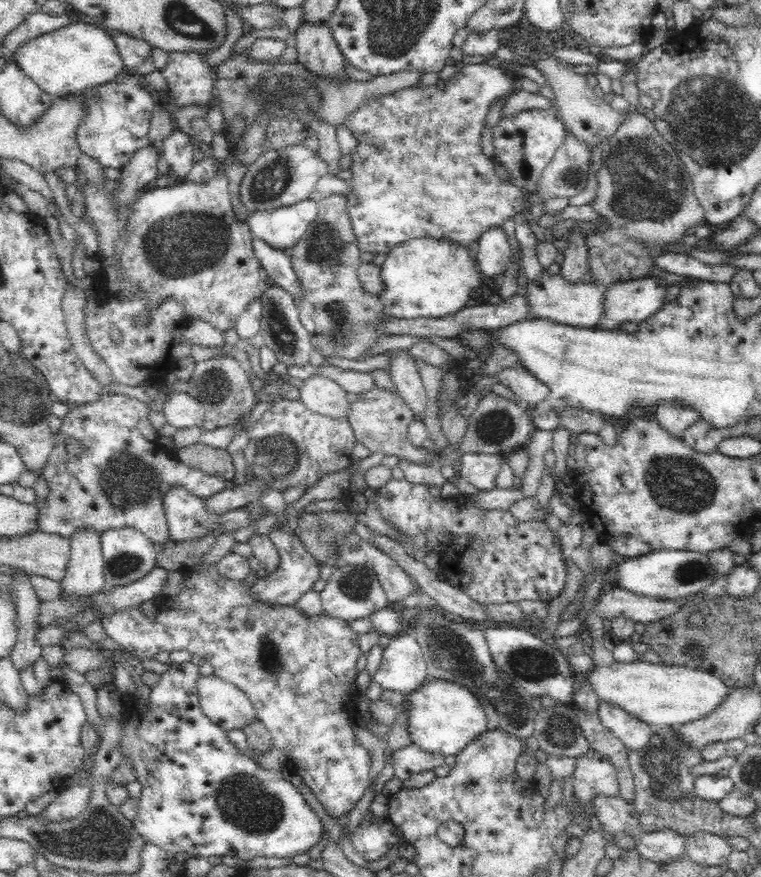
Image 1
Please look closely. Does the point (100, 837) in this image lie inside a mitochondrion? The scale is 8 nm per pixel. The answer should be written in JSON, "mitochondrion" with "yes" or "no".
{"mitochondrion":"yes"}

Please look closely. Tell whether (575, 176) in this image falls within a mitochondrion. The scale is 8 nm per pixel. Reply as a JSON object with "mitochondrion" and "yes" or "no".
{"mitochondrion":"yes"}

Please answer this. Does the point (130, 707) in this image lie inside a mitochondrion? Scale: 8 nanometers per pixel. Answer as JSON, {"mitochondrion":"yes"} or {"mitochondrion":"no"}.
{"mitochondrion":"no"}

